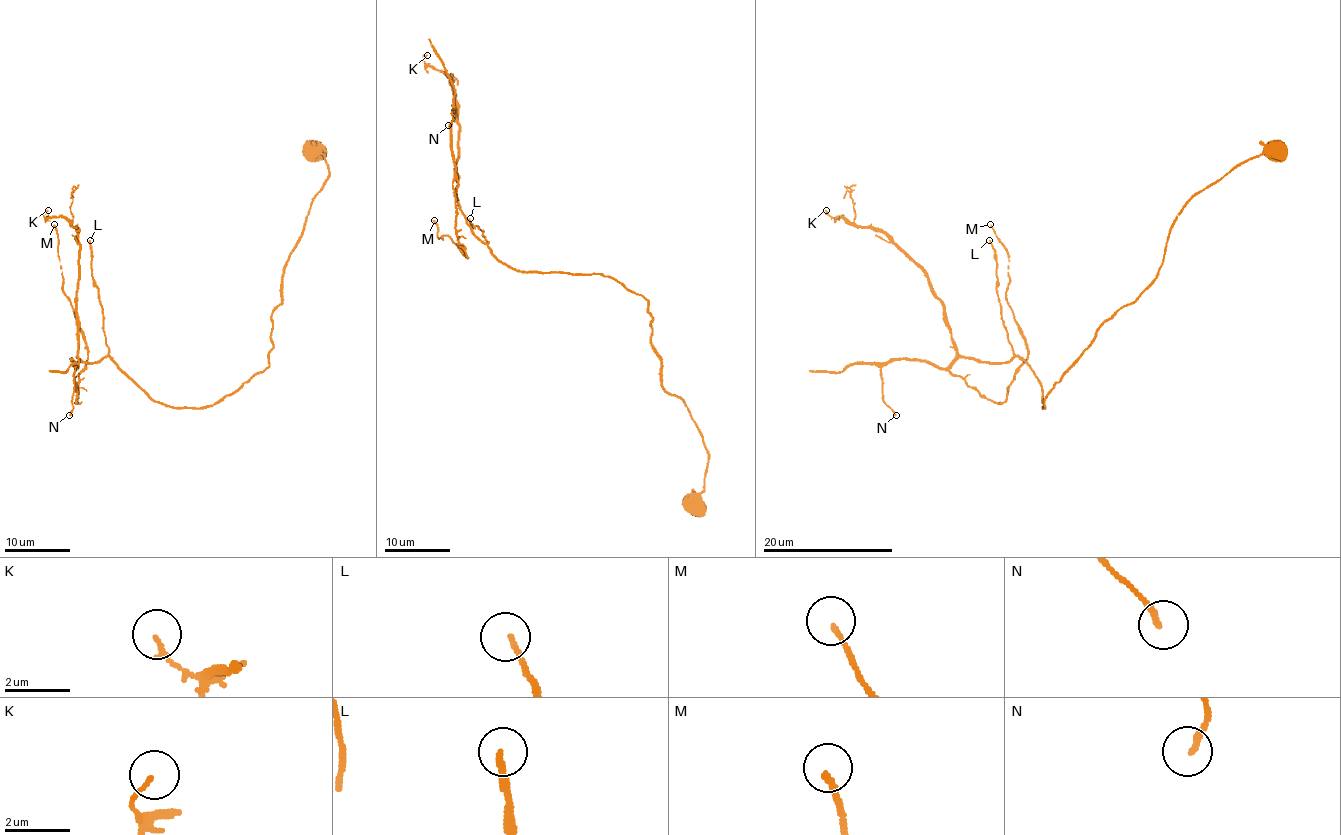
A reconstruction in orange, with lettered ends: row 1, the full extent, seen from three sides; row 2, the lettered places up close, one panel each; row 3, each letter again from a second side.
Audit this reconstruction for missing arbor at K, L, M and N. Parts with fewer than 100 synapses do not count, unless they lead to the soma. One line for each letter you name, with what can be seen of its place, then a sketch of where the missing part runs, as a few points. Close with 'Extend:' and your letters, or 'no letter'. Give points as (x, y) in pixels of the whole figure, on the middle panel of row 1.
Extend: no letter

